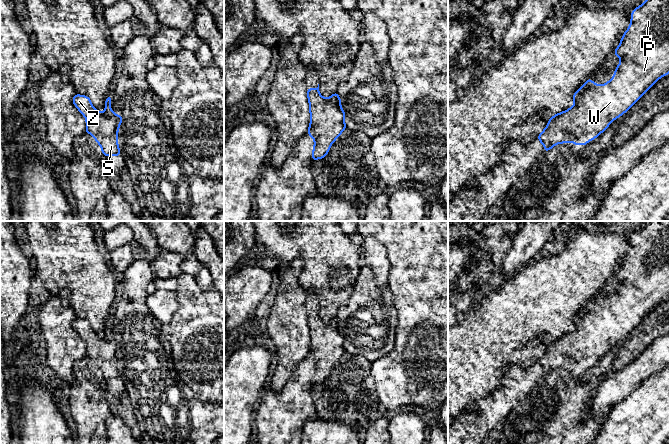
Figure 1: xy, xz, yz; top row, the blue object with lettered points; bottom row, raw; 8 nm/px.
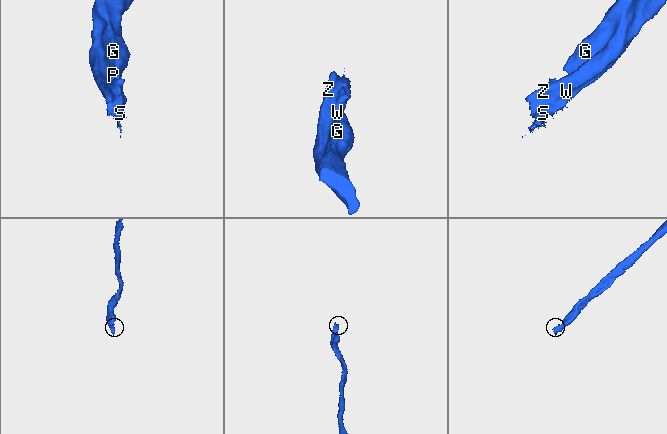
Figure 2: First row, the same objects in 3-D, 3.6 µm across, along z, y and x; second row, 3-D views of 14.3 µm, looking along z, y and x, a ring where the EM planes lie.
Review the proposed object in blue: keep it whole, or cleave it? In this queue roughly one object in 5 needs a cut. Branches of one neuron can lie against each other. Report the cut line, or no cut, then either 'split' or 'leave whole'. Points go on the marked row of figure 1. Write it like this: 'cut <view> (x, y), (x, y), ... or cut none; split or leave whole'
cut none; leave whole

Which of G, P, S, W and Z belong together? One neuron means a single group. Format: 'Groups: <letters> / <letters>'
Groups: G P S W Z

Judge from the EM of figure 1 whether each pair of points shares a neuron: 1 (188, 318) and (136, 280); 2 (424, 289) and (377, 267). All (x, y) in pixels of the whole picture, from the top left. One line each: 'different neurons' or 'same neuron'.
1: different neurons
2: different neurons

